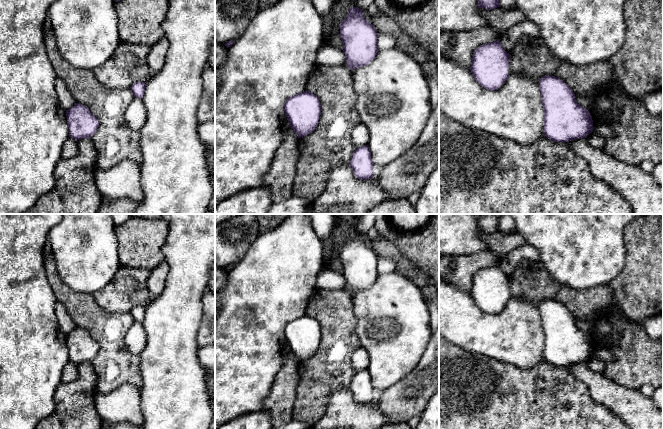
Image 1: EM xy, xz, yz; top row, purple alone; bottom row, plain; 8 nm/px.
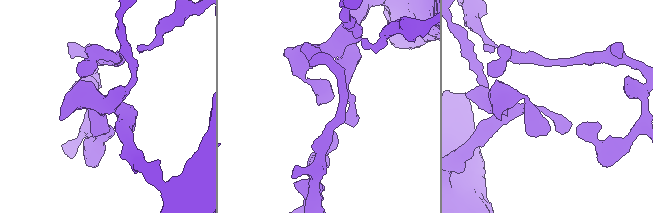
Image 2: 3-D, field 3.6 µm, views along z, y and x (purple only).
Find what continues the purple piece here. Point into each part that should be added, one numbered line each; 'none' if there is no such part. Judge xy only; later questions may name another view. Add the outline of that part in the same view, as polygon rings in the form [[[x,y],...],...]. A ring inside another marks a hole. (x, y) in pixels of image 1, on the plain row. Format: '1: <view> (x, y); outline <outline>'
none

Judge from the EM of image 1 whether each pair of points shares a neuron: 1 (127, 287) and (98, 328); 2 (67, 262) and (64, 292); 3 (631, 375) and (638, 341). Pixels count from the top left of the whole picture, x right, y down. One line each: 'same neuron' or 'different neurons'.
1: different neurons
2: different neurons
3: same neuron

